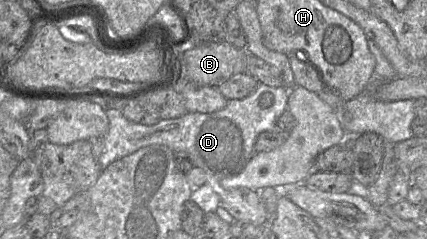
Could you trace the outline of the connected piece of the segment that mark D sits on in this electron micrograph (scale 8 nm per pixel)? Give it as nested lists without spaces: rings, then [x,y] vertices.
[[[258,84],[249,96],[228,100],[221,110],[211,113],[187,112],[177,118],[160,119],[154,125],[134,123],[126,119],[122,111],[107,108],[105,114],[109,128],[103,136],[104,148],[98,158],[98,164],[102,170],[113,161],[142,147],[154,144],[167,146],[175,153],[184,153],[193,166],[201,168],[209,175],[209,182],[192,188],[189,200],[195,202],[204,213],[215,212],[220,206],[220,195],[217,192],[219,182],[243,170],[255,154],[254,144],[258,135],[272,131],[276,120],[287,110],[288,93],[289,90],[283,86]]]

